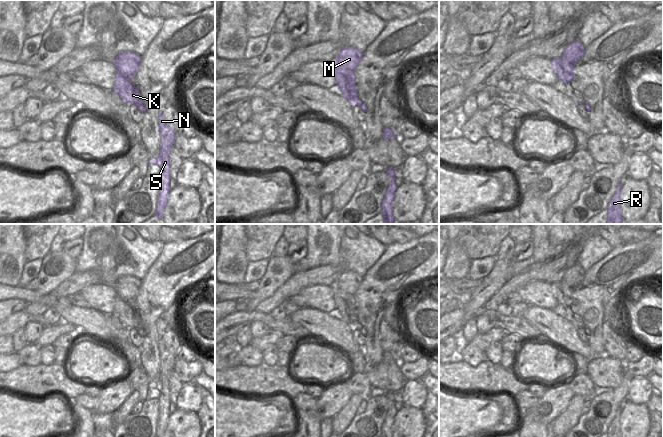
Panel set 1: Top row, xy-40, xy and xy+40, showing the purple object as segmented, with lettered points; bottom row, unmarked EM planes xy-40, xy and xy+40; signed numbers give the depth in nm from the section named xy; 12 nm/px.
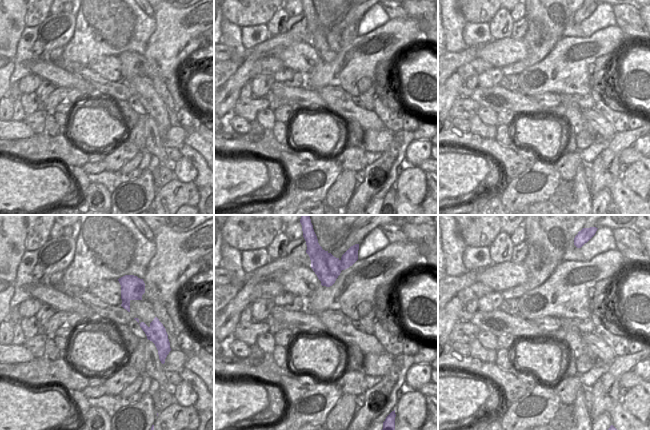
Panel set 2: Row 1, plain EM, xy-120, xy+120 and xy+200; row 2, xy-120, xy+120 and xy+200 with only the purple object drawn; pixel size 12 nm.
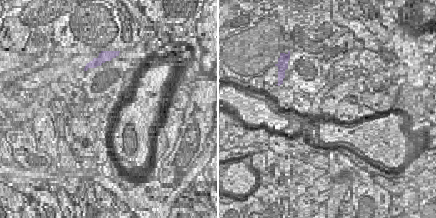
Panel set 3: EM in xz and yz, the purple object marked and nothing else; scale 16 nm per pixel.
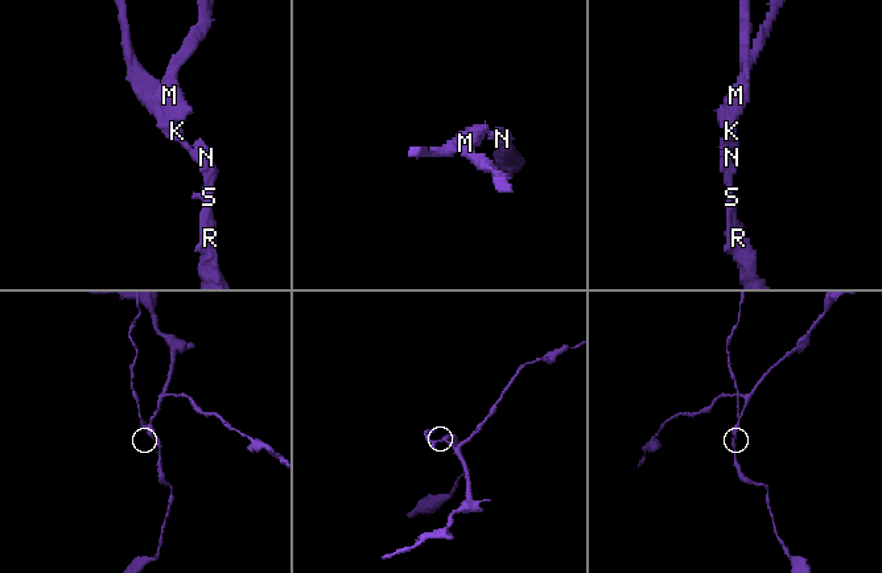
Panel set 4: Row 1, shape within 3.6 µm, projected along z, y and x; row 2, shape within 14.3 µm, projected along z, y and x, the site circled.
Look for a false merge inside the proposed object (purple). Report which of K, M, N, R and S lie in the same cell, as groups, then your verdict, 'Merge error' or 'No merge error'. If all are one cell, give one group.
Groups: K N R S / M. Merge error

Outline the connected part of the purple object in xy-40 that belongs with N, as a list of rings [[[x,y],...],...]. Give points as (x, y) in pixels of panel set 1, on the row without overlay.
[[[158,335],[158,350],[160,356],[160,375],[158,381],[151,381],[149,388],[157,388],[160,391],[158,422],[156,424],[155,437],[163,437],[170,416],[170,373],[174,369],[176,357],[173,356],[162,338]]]

